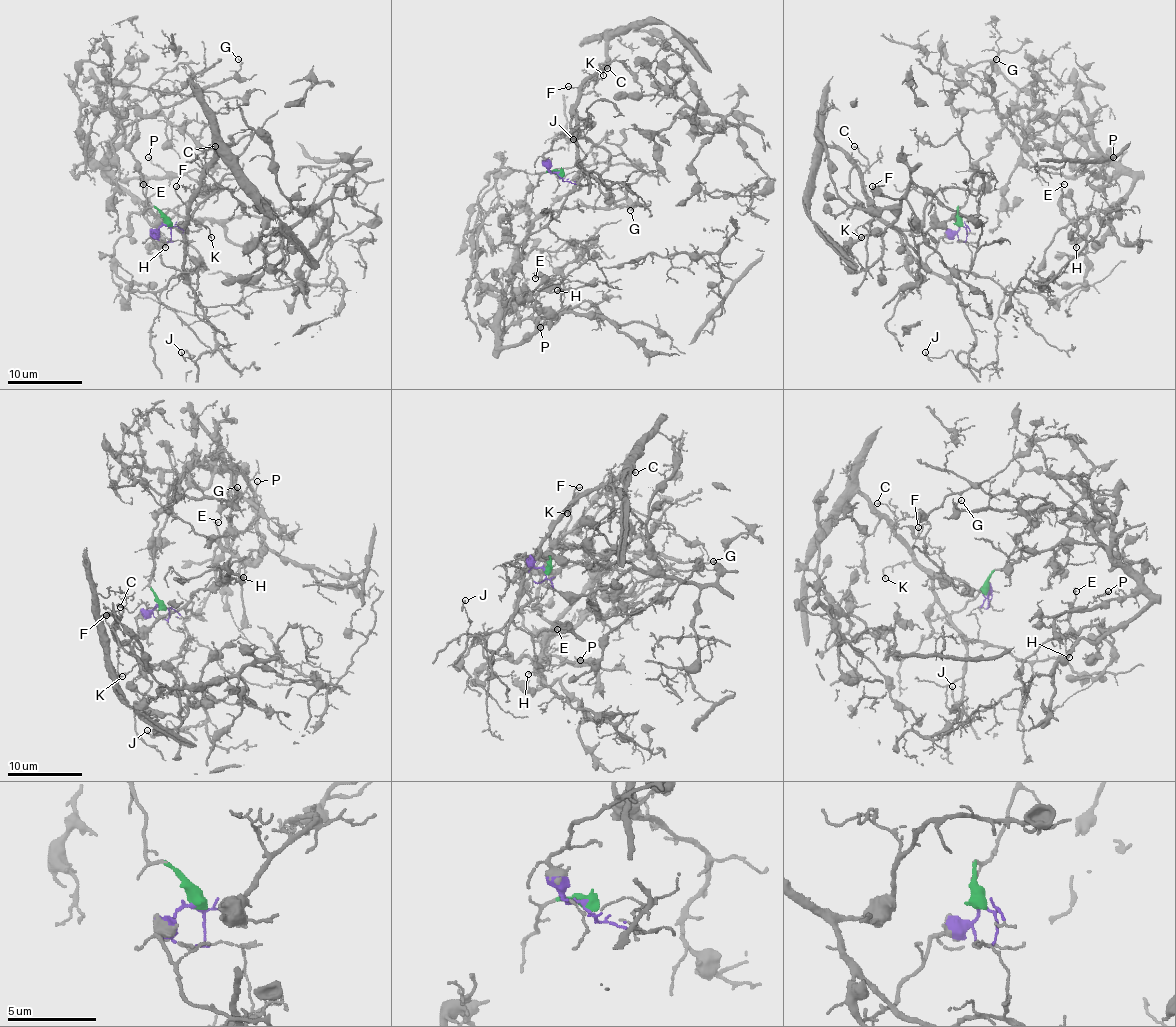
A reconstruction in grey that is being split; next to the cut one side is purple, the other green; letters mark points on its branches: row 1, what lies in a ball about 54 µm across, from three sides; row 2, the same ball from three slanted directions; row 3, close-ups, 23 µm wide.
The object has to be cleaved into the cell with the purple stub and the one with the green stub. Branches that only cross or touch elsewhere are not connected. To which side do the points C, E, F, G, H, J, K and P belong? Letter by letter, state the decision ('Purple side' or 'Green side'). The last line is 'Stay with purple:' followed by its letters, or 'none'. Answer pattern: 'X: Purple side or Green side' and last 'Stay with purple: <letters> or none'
C: Purple side
E: Green side
F: Purple side
G: Green side
H: Green side
J: Purple side
K: Purple side
P: Green side
Stay with purple: C, F, J, K

